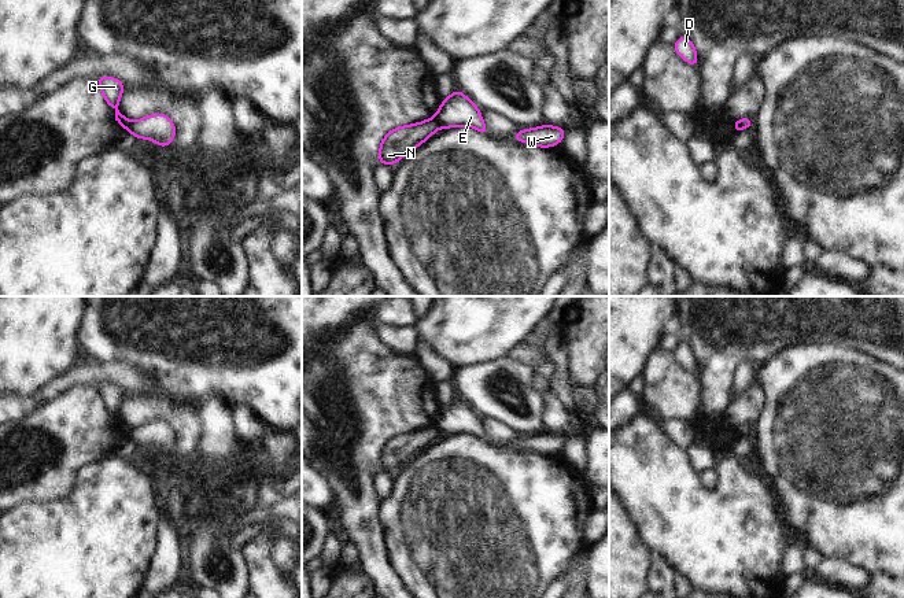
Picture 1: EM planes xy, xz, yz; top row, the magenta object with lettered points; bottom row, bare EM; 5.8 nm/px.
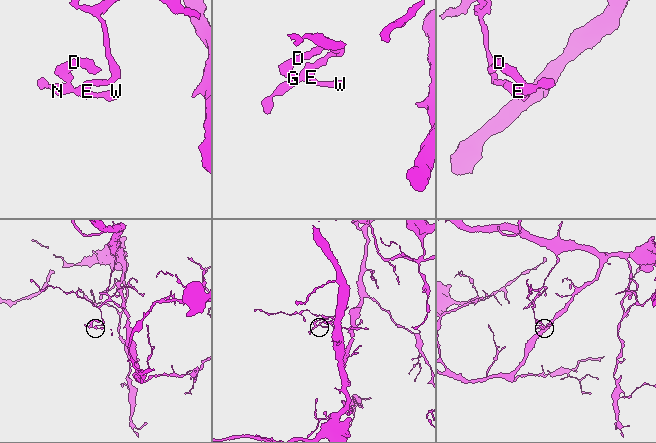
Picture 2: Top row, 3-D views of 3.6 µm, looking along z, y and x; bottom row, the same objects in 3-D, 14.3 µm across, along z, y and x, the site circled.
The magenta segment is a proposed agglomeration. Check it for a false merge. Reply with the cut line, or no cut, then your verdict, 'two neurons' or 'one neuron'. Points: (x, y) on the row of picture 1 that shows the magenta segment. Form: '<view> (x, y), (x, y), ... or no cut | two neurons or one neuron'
xz (435, 117), (442, 126) | two neurons

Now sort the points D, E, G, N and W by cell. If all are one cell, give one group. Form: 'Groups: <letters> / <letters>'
Groups: D G N / E W.

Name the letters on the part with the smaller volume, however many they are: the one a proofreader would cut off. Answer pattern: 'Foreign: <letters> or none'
Foreign: D, G, N

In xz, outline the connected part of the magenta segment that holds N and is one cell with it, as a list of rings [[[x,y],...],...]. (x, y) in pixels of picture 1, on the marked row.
[[[429,118],[420,123],[392,129],[381,140],[379,150],[380,165],[394,166],[401,158],[428,140],[440,128],[436,118]]]

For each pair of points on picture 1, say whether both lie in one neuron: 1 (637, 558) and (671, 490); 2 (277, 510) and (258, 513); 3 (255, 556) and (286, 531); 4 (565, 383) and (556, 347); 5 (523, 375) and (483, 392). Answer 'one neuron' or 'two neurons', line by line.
1: two neurons
2: one neuron
3: two neurons
4: one neuron
5: one neuron

